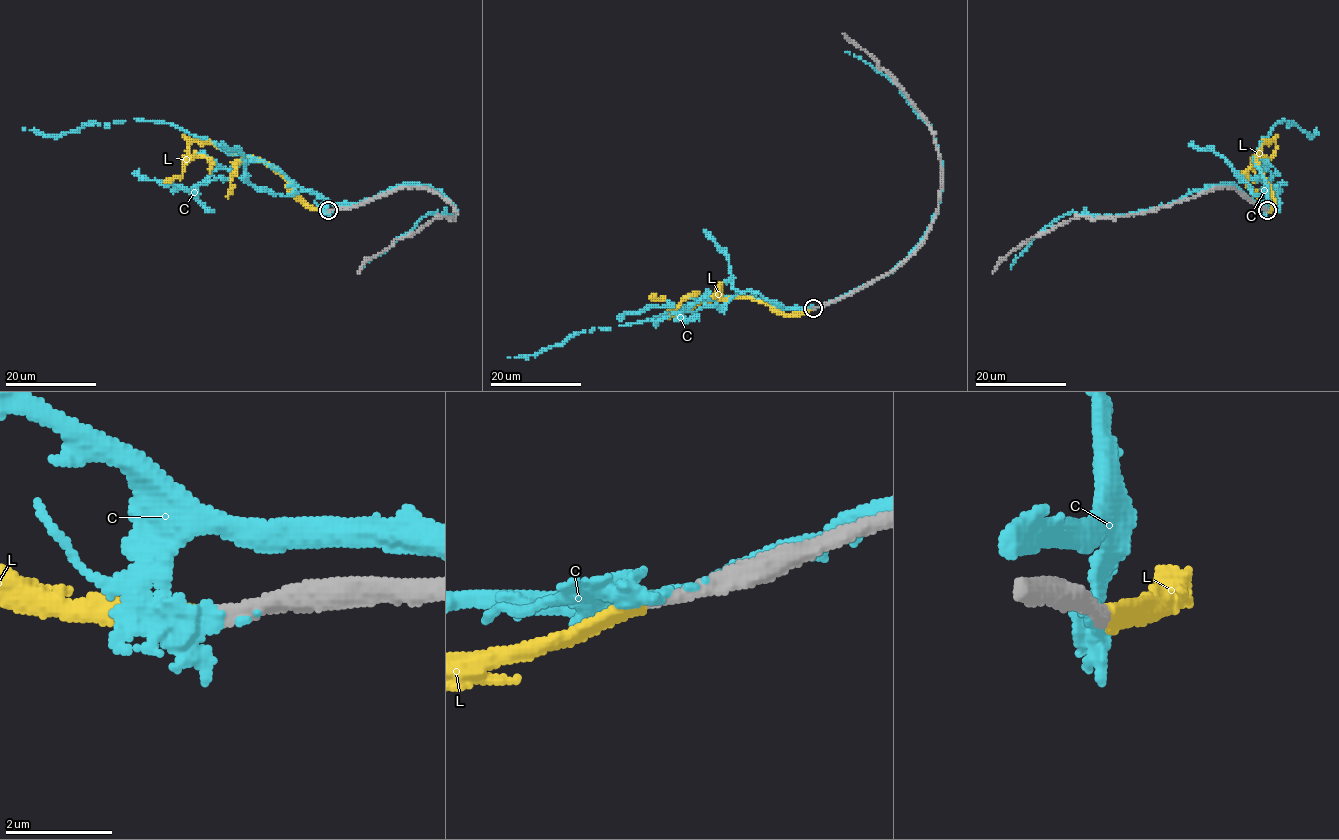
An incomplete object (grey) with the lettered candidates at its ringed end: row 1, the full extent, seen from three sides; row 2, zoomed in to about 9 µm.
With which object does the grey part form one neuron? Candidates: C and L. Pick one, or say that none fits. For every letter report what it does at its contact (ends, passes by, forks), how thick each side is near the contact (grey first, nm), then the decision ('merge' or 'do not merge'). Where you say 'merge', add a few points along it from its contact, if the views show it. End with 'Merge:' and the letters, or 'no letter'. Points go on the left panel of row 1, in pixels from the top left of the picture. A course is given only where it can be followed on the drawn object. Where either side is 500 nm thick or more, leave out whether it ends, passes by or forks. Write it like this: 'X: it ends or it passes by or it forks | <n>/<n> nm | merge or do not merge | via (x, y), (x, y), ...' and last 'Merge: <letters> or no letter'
C: it forks | 400/180 nm | do not merge
L: it ends | 320/340 nm | merge | via (328, 210), (312, 209), (279, 174), (263, 162), (204, 142), (192, 141), (182, 175), (170, 177), (164, 183)
Merge: L

